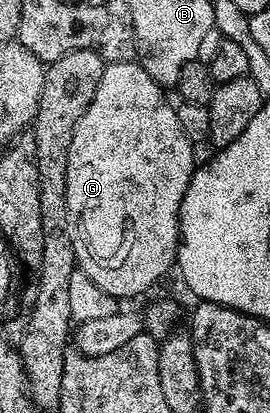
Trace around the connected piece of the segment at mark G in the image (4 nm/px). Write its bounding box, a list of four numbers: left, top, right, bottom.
[67,61,197,300]

